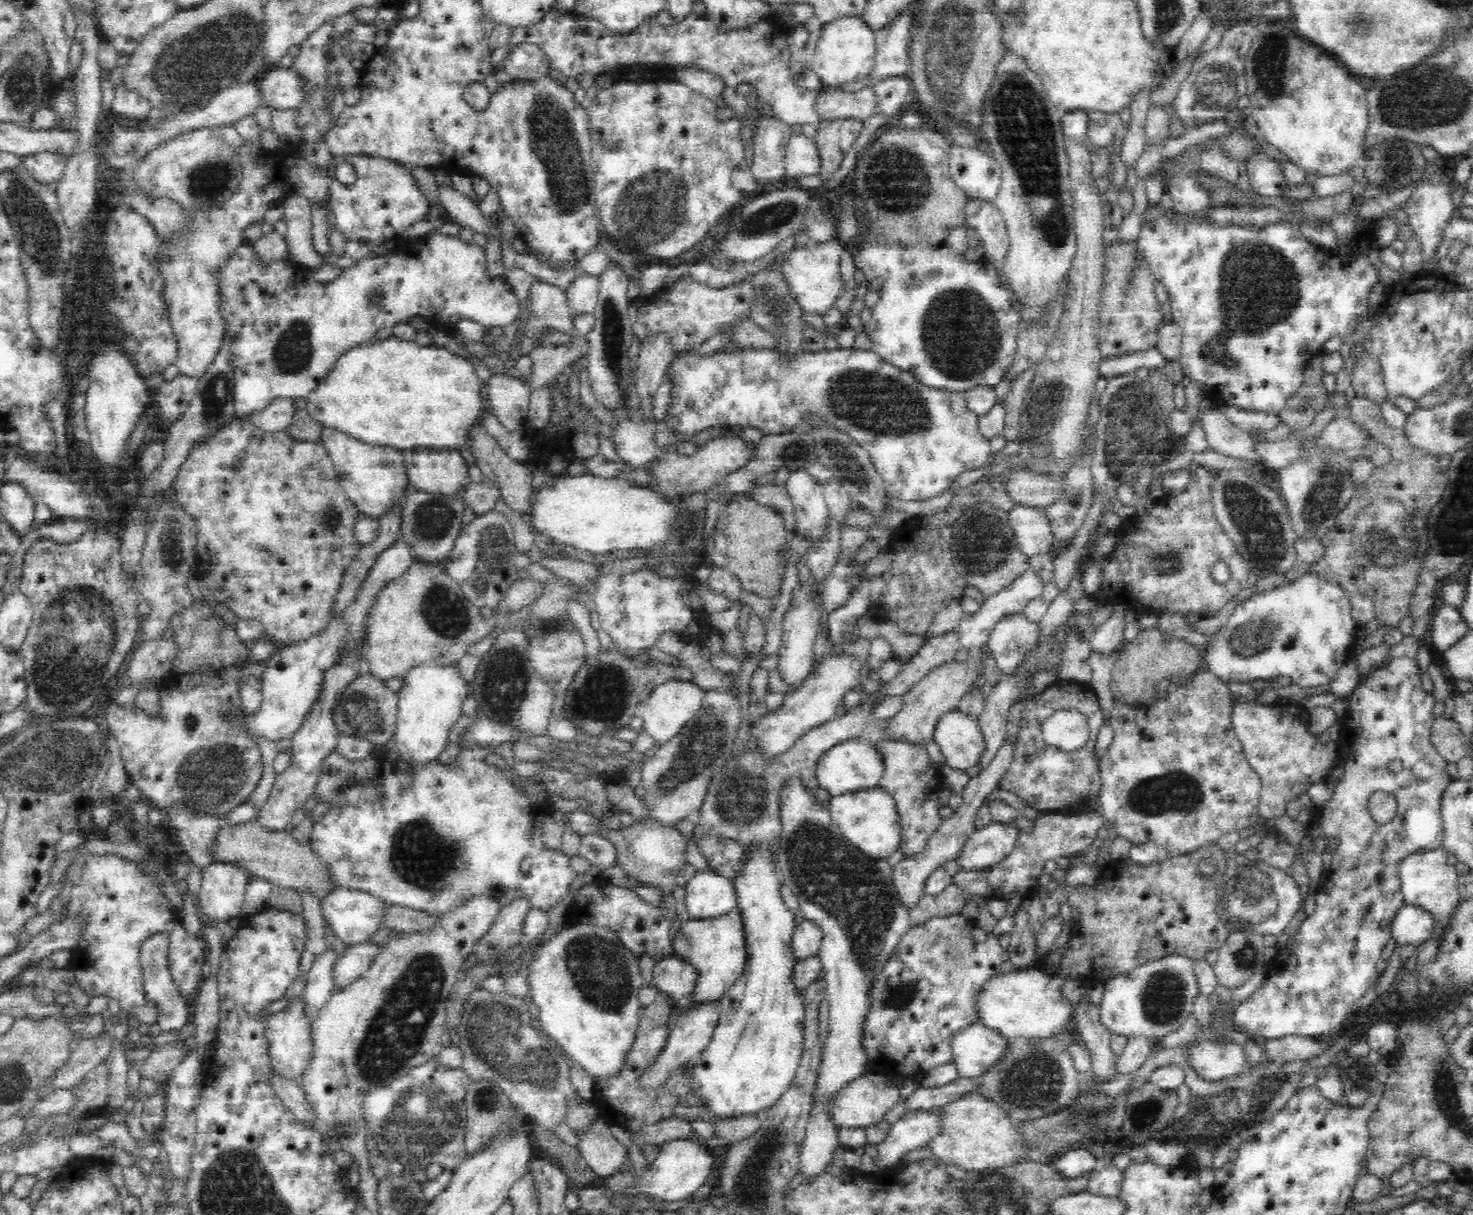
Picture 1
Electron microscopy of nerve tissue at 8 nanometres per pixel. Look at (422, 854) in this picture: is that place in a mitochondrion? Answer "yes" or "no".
yes

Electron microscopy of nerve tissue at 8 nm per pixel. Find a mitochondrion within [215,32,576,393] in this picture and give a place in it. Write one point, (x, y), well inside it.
(291, 354)

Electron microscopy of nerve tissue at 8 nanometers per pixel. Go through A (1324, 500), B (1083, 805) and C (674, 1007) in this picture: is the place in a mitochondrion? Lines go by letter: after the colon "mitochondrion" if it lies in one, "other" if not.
A: mitochondrion
B: other
C: other

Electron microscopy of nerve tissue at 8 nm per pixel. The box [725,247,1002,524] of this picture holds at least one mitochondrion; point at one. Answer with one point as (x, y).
(873, 402)

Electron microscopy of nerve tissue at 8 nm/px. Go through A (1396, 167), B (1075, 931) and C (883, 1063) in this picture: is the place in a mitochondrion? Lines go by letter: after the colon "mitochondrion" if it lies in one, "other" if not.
A: mitochondrion
B: other
C: other

